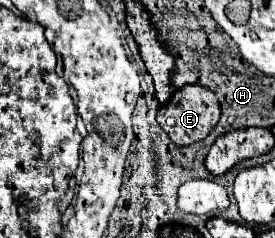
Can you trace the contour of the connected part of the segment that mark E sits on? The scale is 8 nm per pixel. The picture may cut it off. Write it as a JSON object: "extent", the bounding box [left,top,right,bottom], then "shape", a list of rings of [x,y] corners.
{"extent":[157,84,221,146],"shape":[[[191,84],[191,86],[179,88],[171,96],[171,102],[167,106],[159,108],[157,122],[165,130],[165,134],[171,138],[173,144],[189,146],[189,144],[195,144],[195,142],[203,140],[217,126],[219,116],[221,116],[221,104],[215,96],[215,92],[211,92],[211,90],[207,90],[199,84]]]}

